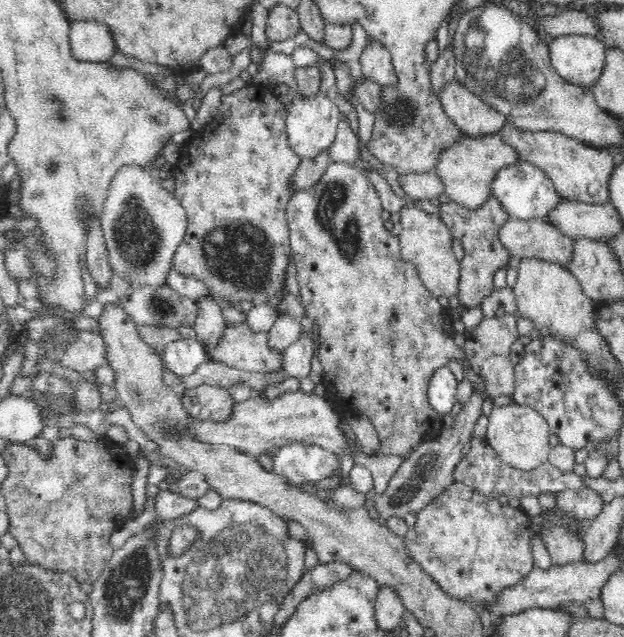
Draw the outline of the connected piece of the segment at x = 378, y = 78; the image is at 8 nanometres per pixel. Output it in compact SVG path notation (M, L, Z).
M368 40L360 54L359 63L363 76L379 86L396 82L394 69L391 68L391 54L382 43Z

